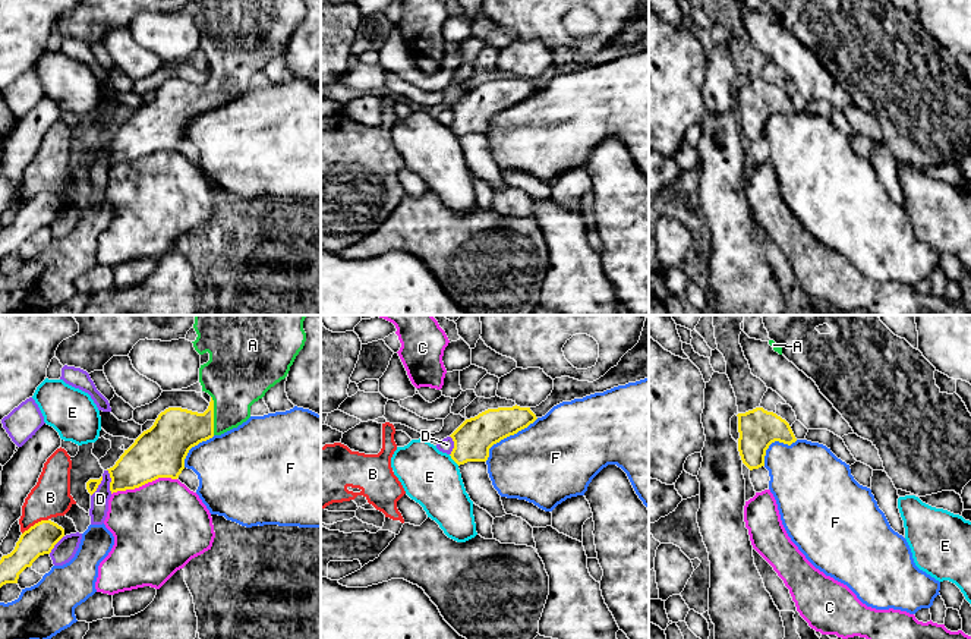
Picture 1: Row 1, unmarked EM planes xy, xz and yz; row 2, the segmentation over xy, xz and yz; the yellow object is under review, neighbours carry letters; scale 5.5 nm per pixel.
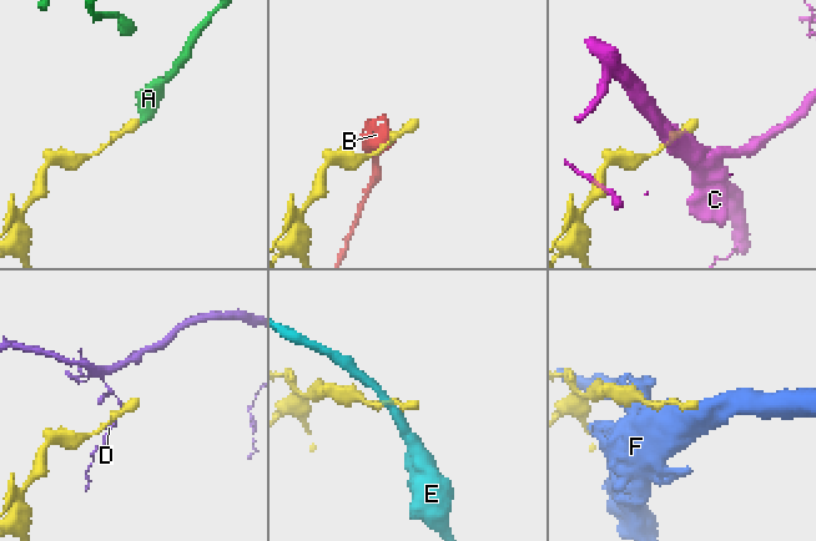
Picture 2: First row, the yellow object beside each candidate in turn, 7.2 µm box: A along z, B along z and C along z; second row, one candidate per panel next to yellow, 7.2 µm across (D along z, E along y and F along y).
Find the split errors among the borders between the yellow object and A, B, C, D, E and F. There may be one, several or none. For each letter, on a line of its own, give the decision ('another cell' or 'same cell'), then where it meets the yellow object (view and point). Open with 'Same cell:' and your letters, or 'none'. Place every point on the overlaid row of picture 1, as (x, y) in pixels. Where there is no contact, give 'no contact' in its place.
Same cell: A
A: same cell | xy (213, 415)
B: another cell | xy (35, 523)
C: another cell | xy (144, 484)
D: another cell | xy (112, 481)
E: another cell | xz (454, 460)
F: another cell | xz (507, 436)

